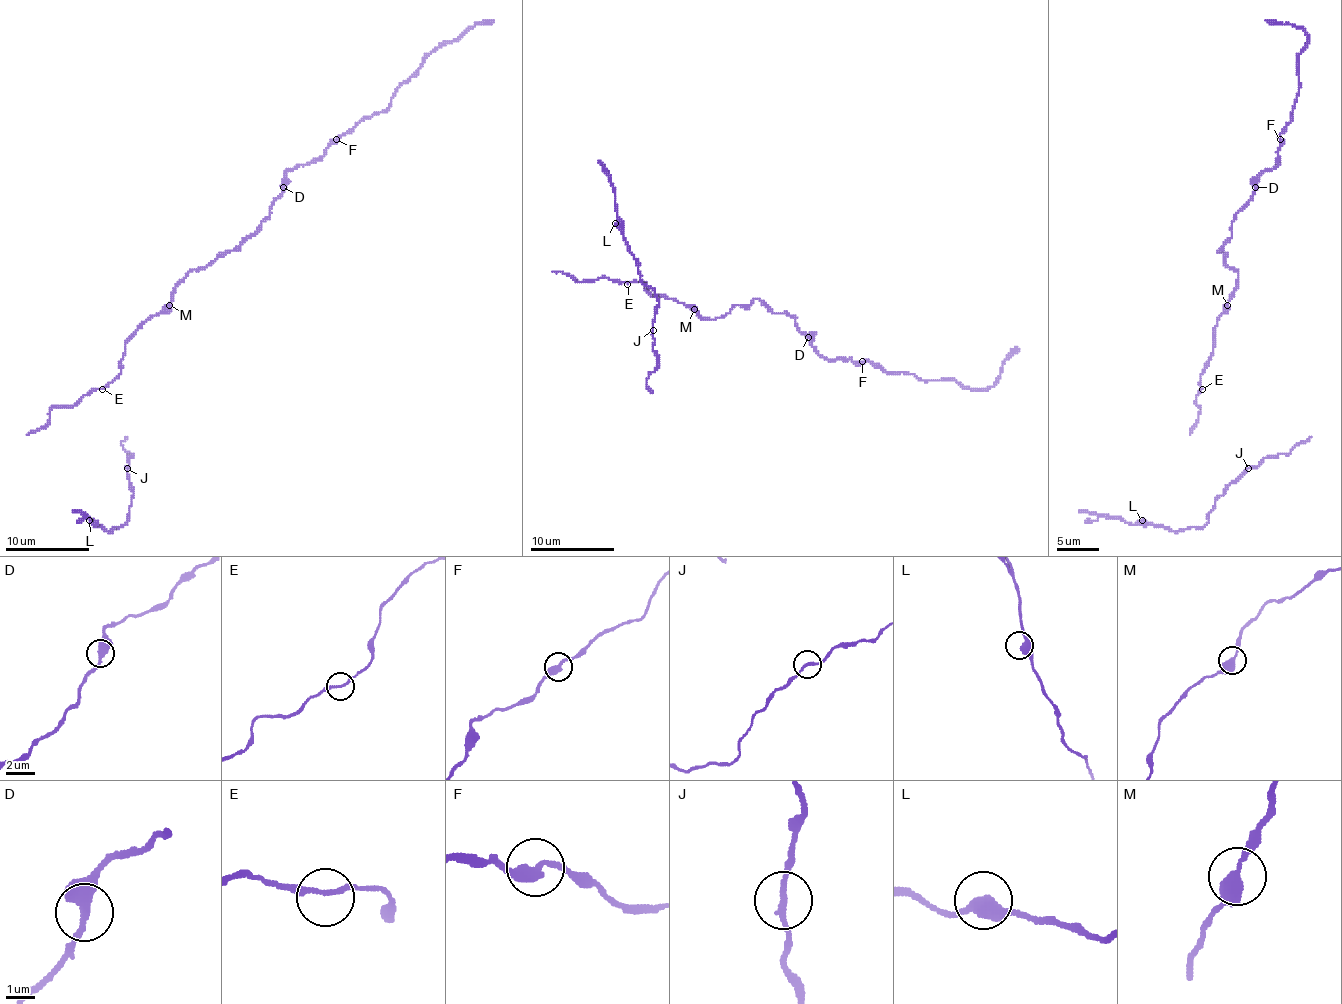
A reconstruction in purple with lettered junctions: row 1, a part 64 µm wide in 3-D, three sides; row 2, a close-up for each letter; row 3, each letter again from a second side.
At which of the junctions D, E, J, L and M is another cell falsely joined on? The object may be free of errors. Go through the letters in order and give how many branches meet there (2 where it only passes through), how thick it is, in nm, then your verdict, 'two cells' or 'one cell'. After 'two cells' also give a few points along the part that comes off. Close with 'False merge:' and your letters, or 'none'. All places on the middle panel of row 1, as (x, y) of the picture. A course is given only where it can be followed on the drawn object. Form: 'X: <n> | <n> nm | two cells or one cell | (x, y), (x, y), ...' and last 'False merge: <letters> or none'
D: 2 | 420 nm | one cell
E: 2 | 180 nm | one cell
J: 2 | 190 nm | one cell
L: 2 | 420 nm | one cell
M: 2 | 400 nm | one cell
False merge: none

